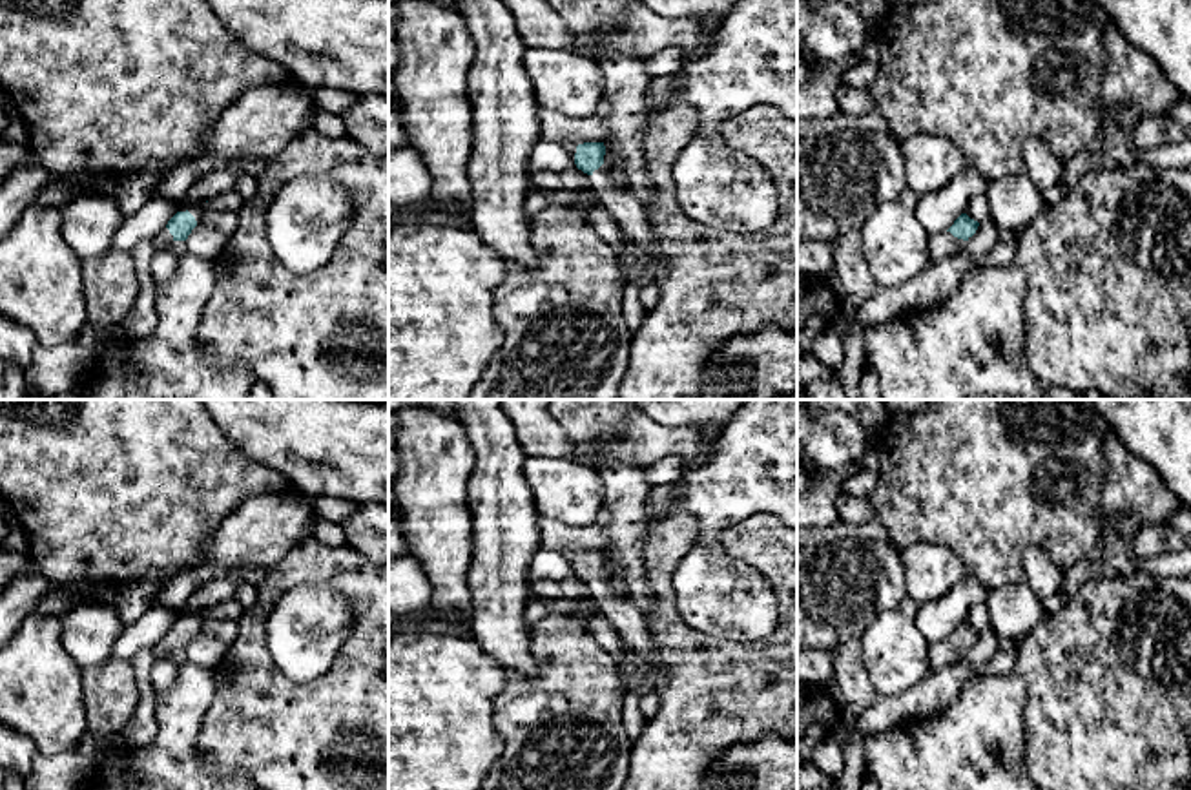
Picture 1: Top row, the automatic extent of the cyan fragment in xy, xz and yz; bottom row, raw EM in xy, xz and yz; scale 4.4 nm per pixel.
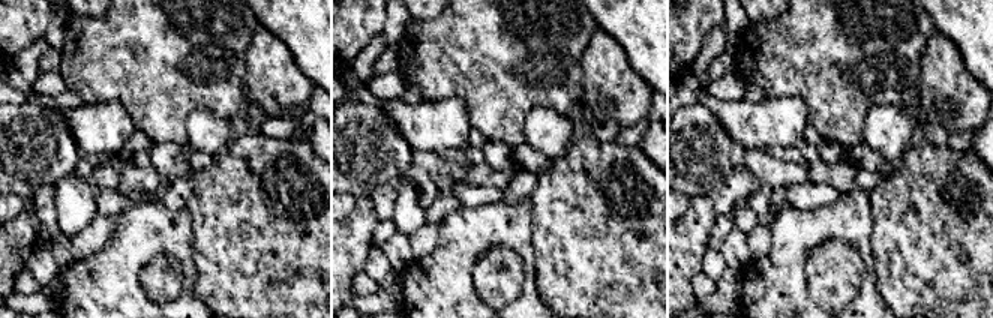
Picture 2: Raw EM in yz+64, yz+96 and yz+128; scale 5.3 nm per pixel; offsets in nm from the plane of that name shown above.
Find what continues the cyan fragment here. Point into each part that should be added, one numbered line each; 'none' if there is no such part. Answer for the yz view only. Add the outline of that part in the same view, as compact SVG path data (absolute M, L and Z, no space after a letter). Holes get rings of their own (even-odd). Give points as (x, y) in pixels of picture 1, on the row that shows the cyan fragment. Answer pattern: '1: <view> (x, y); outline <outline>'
1: yz (942, 245); outline M950 232L928 235L928 261L939 261L961 254L968 241L954 237Z

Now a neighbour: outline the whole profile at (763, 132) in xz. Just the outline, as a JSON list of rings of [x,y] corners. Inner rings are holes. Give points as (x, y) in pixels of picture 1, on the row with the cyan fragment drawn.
[[[680,102],[647,120],[644,157],[653,199],[646,215],[660,252],[647,265],[658,301],[631,336],[627,370],[615,400],[700,400],[704,370],[724,341],[766,327],[797,332],[797,122],[772,104],[755,104],[719,128],[722,140],[755,159],[777,188],[775,221],[753,234],[702,226],[680,210],[671,168],[699,124],[699,111]]]

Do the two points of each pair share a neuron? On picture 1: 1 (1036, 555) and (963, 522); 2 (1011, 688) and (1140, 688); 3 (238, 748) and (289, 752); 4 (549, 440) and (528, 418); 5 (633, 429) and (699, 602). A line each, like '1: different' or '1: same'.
1: different
2: different
3: same
4: same
5: different

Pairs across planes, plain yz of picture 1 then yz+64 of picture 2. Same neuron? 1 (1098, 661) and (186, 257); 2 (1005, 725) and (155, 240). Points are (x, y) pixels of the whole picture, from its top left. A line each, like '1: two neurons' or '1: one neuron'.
1: two neurons
2: one neuron

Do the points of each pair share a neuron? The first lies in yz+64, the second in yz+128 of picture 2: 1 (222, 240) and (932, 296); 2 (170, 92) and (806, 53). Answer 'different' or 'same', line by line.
1: same
2: same

